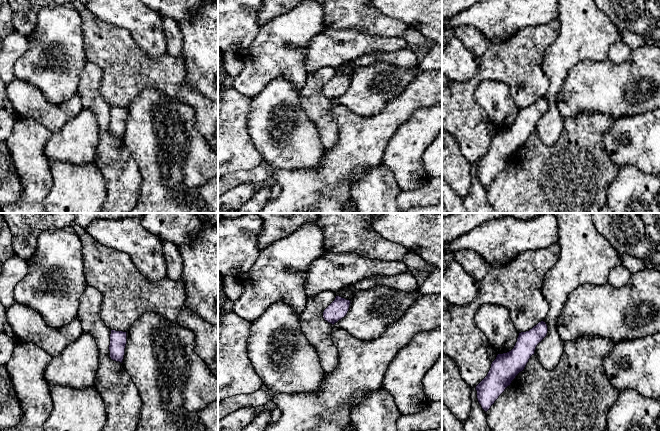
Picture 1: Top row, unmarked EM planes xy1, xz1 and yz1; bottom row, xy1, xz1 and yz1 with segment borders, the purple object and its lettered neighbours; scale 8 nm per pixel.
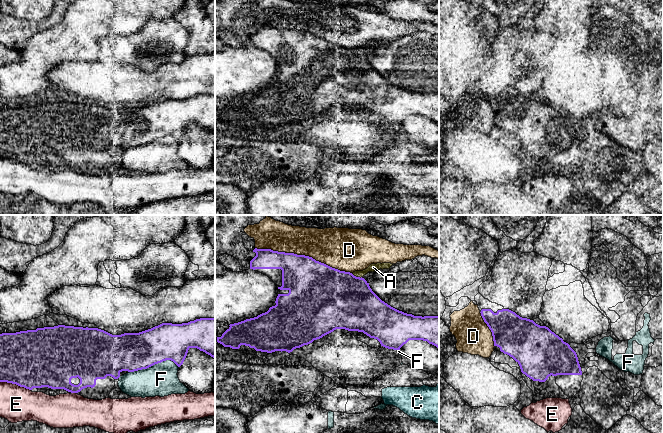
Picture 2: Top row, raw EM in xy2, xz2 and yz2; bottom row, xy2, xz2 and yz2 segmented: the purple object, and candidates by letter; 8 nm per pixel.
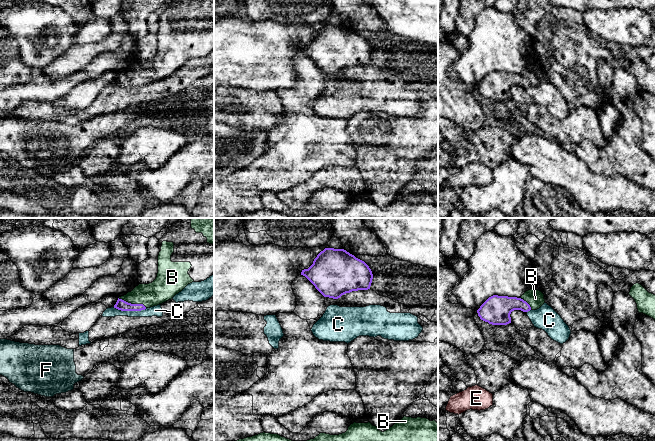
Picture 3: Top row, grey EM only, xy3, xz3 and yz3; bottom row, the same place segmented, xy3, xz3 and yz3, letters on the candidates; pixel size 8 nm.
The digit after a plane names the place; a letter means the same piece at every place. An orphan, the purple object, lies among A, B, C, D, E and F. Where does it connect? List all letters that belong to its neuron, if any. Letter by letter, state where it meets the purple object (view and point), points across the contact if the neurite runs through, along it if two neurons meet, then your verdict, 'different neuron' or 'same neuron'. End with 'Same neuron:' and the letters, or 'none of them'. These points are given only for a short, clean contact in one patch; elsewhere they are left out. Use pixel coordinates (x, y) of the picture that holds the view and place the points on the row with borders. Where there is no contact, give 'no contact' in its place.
A: meets purple in xz2 at (355, 276); different neuron
B: meets purple in xy3 at (132, 304); runs through xy3 (122, 305), (132, 304), (142, 296), (159, 291); same neuron
C: meets purple in xy3 at (130, 310); border along xy3 (113, 307), (119, 310), (144, 310), (146, 308); different neuron
D: meets purple in xz2 at (303, 255); different neuron
E: meets purple in xy2 at (15, 383); different neuron
F: meets purple in xy2 at (153, 364); different neuron
Same neuron: B

